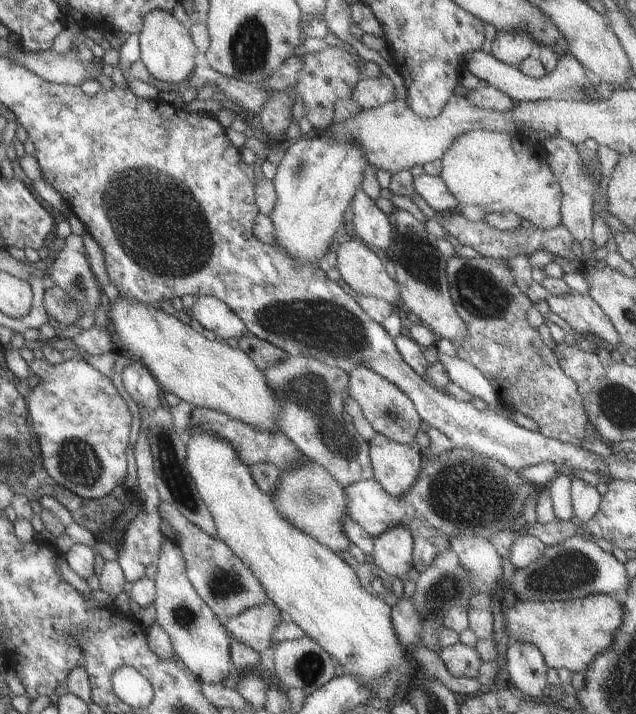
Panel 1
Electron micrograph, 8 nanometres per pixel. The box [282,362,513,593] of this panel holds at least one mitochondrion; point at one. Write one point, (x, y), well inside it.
(306, 497)

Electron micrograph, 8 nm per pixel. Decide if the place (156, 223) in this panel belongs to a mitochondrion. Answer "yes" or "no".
yes

